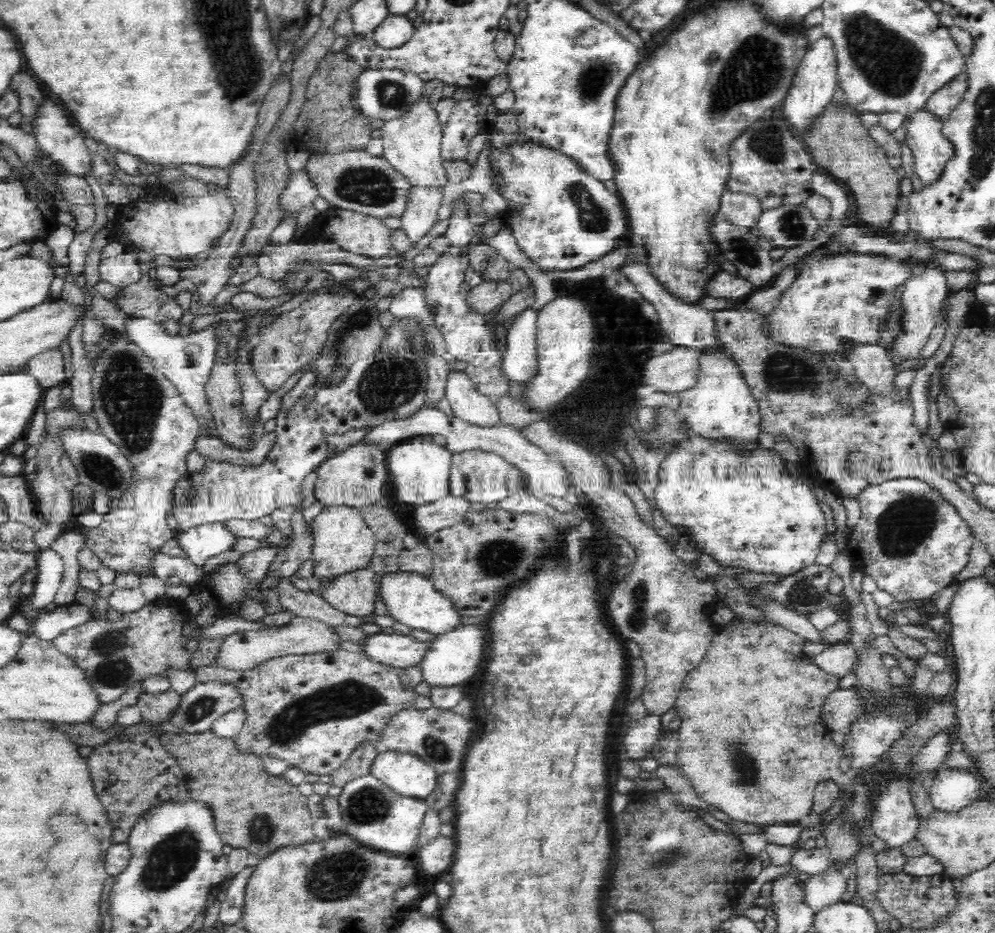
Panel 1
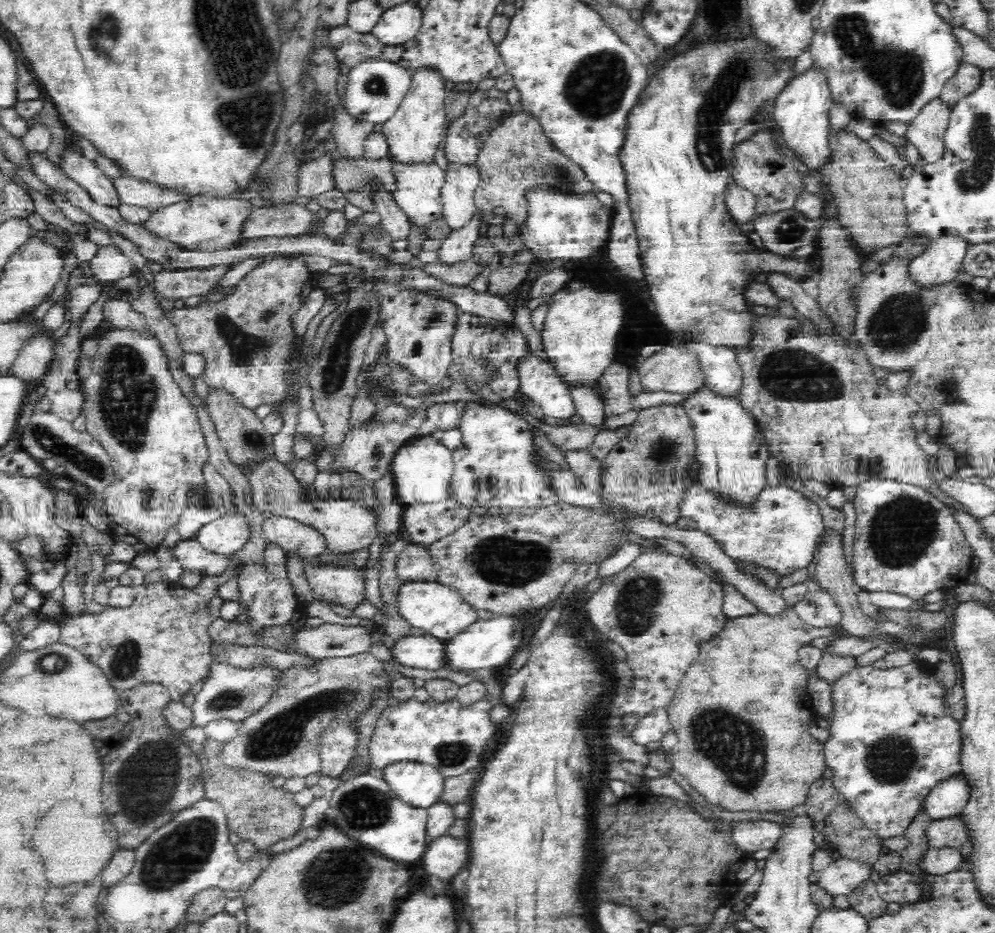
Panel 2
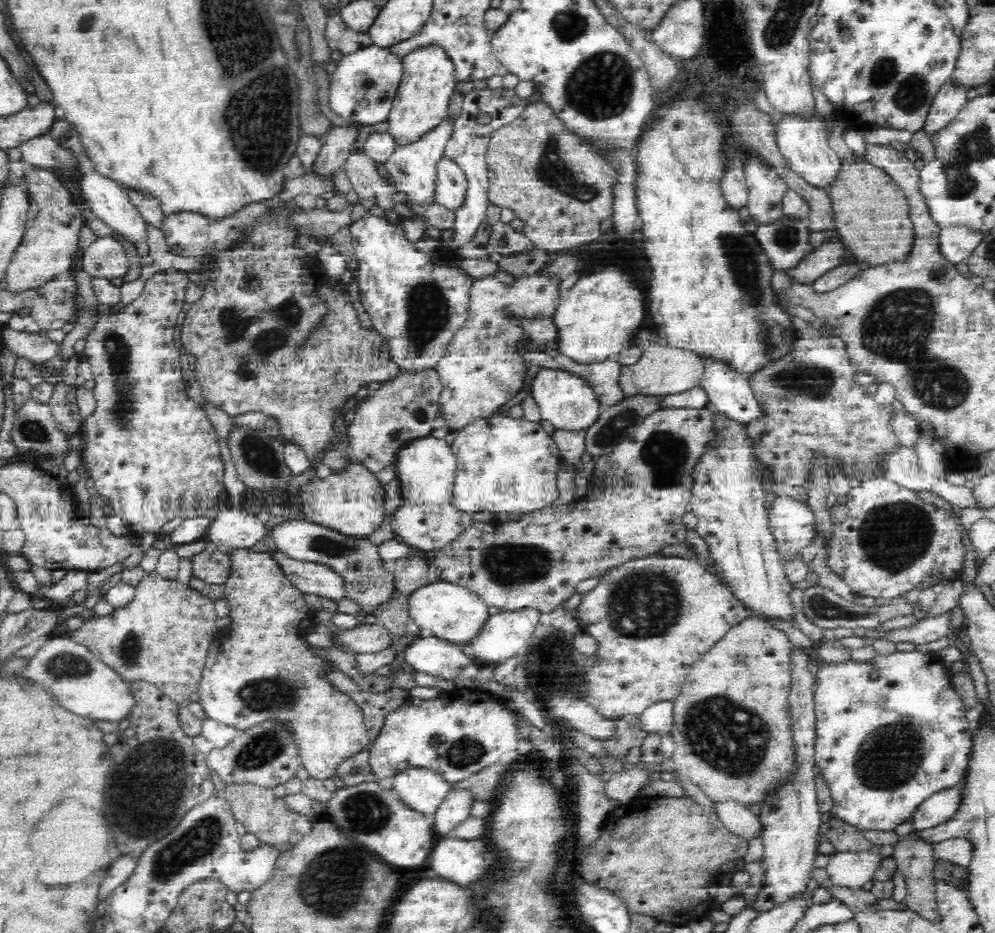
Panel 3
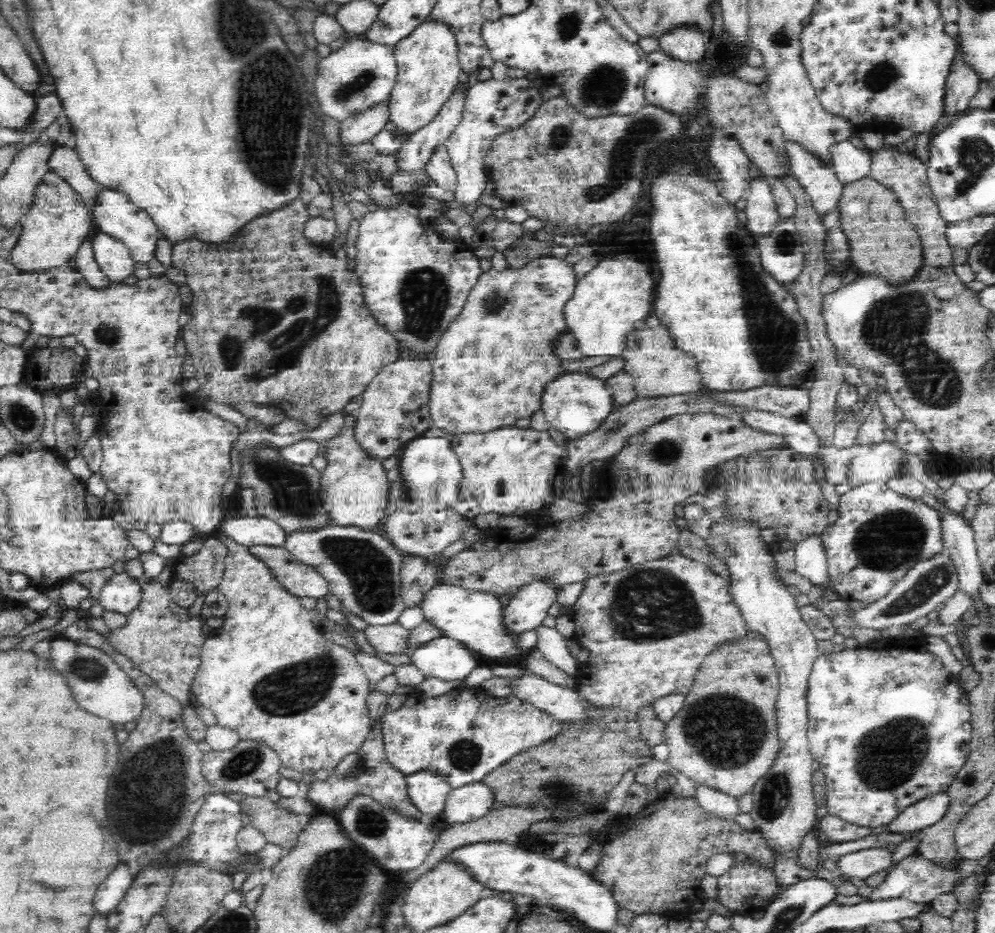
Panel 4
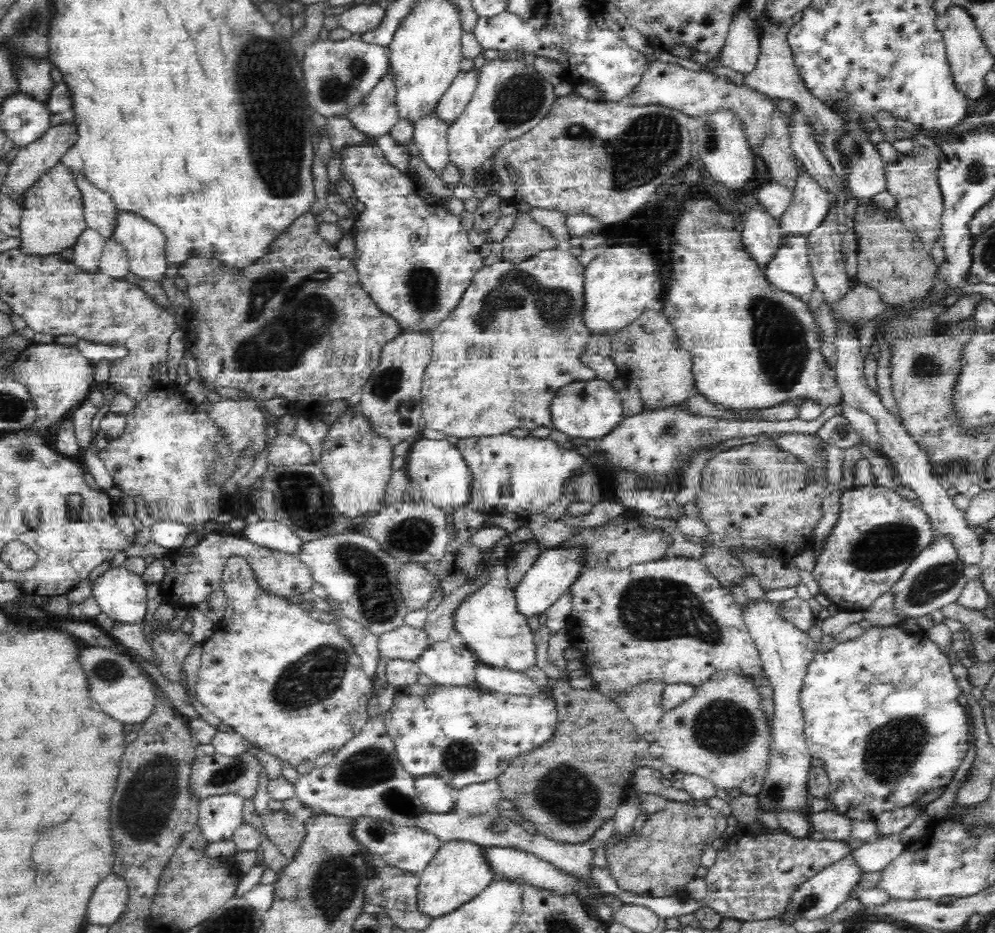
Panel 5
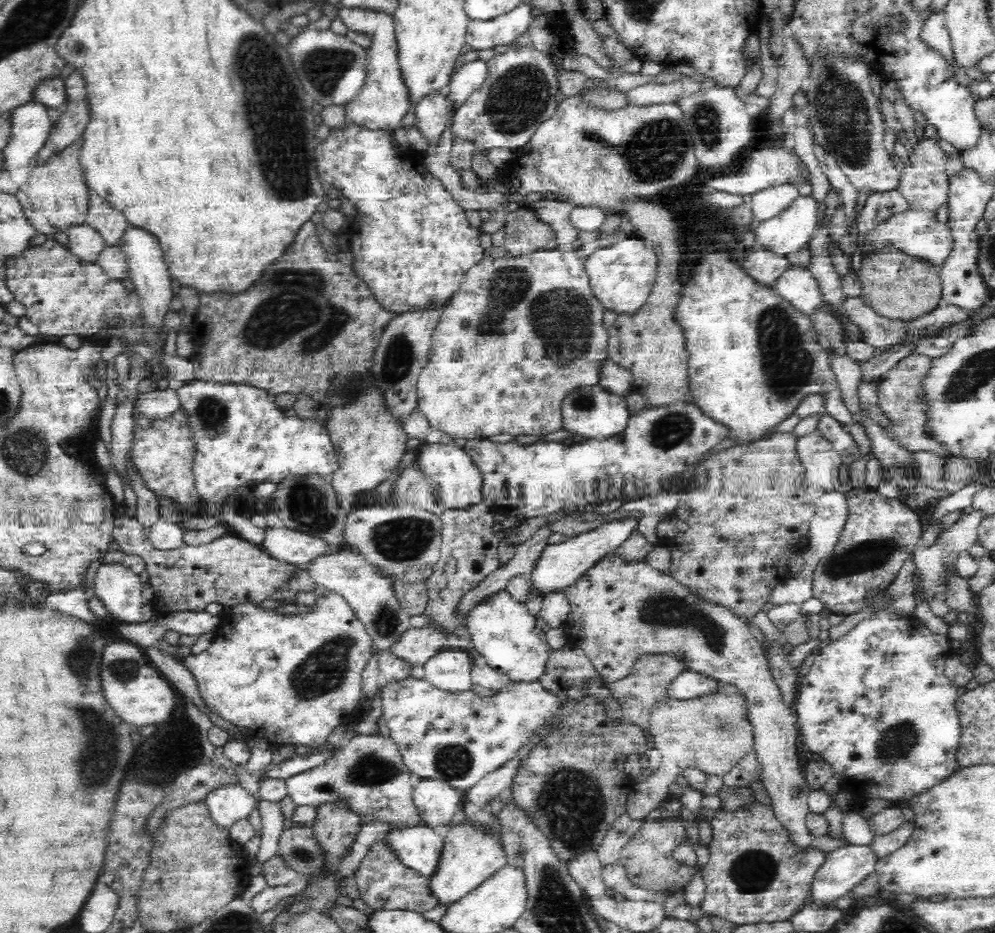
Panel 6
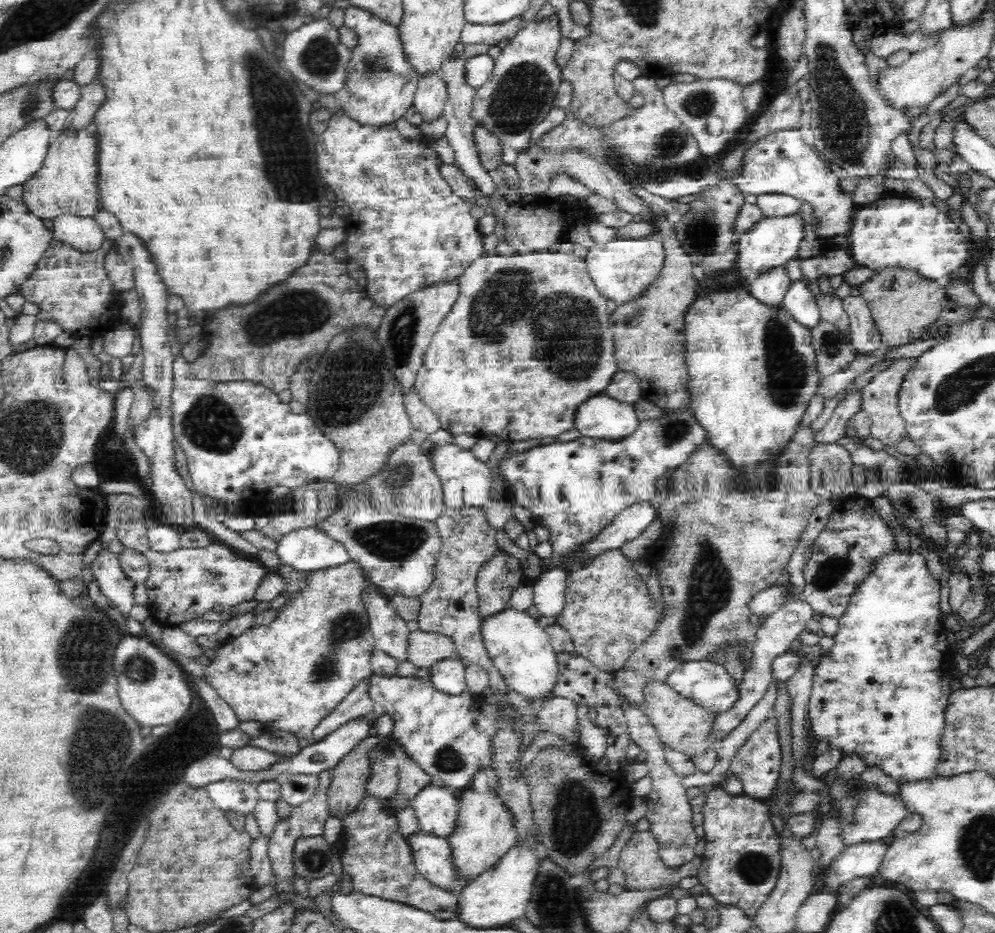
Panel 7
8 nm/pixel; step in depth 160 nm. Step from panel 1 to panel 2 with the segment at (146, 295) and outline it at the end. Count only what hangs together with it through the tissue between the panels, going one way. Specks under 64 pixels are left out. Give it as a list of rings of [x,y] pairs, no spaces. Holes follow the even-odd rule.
[[[278,257],[264,259],[254,264],[252,272],[236,282],[230,294],[225,295],[218,302],[205,302],[195,307],[173,309],[167,317],[176,328],[177,338],[184,354],[200,355],[203,360],[201,377],[208,388],[216,392],[223,392],[233,398],[239,406],[255,411],[258,407],[267,407],[270,411],[280,413],[284,410],[286,400],[295,400],[298,412],[294,423],[297,424],[300,416],[300,372],[306,362],[306,342],[296,338],[292,318],[302,308],[302,288],[310,276],[310,268],[302,257]]]

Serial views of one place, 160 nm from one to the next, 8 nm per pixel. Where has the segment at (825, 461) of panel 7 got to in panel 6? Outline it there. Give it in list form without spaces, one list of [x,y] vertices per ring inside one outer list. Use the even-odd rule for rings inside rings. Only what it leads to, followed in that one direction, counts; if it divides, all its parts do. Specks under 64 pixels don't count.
[[[815,430],[800,436],[796,442],[796,451],[805,472],[807,485],[814,488],[814,491],[823,493],[839,490],[842,485],[842,457],[820,431]]]

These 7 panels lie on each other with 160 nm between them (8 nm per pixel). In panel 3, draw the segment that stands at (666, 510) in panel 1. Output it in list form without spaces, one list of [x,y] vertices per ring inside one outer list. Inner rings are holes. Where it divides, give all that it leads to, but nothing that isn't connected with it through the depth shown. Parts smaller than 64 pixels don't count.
[[[776,499],[772,506],[767,510],[770,531],[776,539],[778,552],[781,560],[789,559],[796,553],[800,555],[802,550],[810,545],[812,539],[818,533],[815,528],[815,517],[808,506],[799,502],[790,501],[790,499]]]

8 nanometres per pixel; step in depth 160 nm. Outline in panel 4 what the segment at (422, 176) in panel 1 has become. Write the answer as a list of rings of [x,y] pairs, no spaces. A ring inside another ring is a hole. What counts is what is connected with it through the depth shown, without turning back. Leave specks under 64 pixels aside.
[[[424,19],[393,46],[397,75],[389,96],[390,120],[404,137],[426,126],[440,112],[458,85],[462,73],[458,60],[458,43],[452,27],[444,20]]]

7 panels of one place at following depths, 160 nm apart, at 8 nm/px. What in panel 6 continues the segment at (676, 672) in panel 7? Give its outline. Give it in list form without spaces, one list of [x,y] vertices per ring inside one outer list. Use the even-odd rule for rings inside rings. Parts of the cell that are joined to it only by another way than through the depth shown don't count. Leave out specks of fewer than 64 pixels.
[[[686,667],[672,679],[667,690],[667,697],[674,700],[702,699],[720,693],[722,688],[723,684],[718,679]]]

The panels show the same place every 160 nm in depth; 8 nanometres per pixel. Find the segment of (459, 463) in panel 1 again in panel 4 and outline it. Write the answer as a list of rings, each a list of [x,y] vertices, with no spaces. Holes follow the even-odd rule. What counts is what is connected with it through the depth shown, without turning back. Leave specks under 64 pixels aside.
[[[515,425],[510,428],[498,428],[486,434],[470,432],[470,434],[453,435],[450,439],[455,455],[460,459],[463,474],[459,500],[454,508],[463,517],[474,519],[478,514],[488,514],[488,512],[522,517],[528,512],[545,509],[556,499],[564,496],[563,474],[569,454],[565,445],[555,443],[548,431],[538,431],[530,427],[518,428]]]

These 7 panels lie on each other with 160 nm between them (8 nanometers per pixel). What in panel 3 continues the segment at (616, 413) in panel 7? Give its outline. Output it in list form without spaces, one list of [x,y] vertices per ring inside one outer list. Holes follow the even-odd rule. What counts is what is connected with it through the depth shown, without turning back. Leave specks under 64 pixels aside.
[[[540,368],[535,378],[530,381],[531,393],[539,406],[541,418],[548,420],[556,430],[580,432],[590,428],[598,420],[602,411],[600,401],[590,383],[582,377],[570,374],[568,371]]]

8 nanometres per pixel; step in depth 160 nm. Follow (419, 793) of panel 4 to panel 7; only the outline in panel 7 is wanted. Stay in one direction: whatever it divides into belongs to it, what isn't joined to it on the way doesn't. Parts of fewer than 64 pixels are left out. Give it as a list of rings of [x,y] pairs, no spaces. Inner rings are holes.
[[[439,783],[428,784],[411,800],[410,805],[421,832],[442,839],[454,835],[459,811],[456,791]]]

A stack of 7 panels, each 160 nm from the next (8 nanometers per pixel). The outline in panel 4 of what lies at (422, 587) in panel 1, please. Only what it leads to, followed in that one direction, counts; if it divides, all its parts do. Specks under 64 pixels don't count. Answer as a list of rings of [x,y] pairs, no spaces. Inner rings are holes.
[[[442,582],[426,592],[419,606],[424,611],[424,618],[442,629],[447,637],[461,642],[468,650],[475,650],[495,664],[520,665],[524,661],[526,653],[518,648],[518,633],[504,625],[504,606],[496,593],[466,590]]]

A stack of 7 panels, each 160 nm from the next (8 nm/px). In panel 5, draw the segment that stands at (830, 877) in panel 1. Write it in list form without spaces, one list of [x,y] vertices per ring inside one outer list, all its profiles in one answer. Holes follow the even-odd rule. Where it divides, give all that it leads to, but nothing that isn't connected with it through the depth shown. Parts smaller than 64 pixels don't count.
[[[877,835],[853,850],[862,872],[881,871],[905,849],[899,836]]]

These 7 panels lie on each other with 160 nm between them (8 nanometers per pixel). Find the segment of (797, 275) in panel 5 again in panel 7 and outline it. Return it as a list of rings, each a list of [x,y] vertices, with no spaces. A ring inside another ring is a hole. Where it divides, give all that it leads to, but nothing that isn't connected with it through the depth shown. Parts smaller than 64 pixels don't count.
[[[804,279],[792,283],[789,292],[784,296],[782,306],[791,314],[794,320],[808,330],[812,330],[821,320],[814,295]]]

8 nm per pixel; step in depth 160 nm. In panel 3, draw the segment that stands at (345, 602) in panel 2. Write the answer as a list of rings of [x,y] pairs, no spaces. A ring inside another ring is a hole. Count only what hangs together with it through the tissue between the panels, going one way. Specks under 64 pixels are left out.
[[[280,550],[269,552],[282,574],[302,594],[340,601],[345,596],[343,581],[331,568],[322,564],[306,563],[290,558]]]

